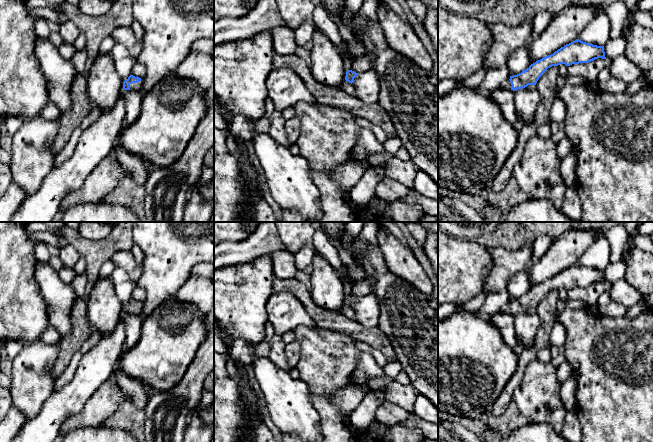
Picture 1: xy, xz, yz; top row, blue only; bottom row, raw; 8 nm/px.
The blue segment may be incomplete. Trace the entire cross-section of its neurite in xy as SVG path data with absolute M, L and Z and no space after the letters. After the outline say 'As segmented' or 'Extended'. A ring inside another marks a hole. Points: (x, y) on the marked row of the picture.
M130 75L127 80L123 82L123 90L141 91L143 84L143 78Z. Extended

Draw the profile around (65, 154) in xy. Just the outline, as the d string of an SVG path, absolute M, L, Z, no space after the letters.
M80 127L73 131L65 147L55 155L54 168L61 166L62 164L64 164L67 160L71 158L79 142L82 132L83 130Z

